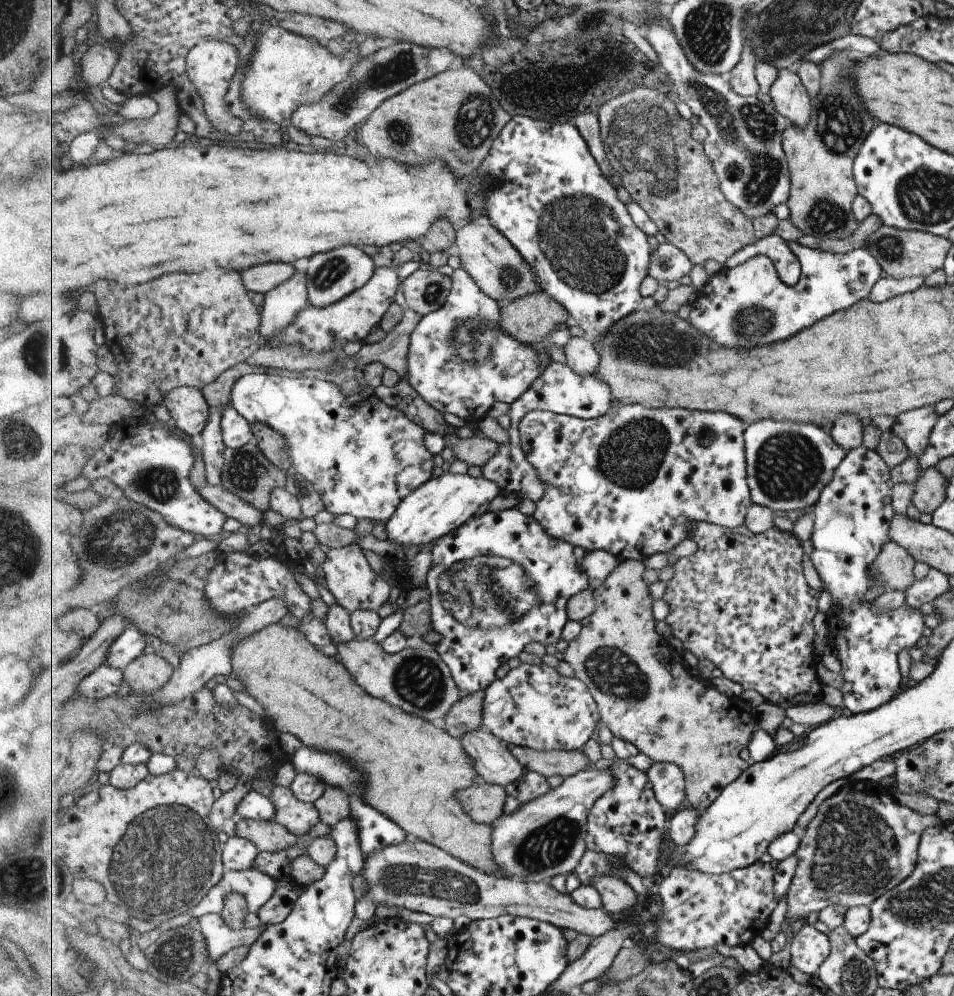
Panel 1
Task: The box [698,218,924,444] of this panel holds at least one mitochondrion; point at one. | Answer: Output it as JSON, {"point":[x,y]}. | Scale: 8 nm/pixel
{"point":[749,324]}

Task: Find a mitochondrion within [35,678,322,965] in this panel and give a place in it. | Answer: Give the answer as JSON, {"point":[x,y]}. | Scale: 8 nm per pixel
{"point":[164,853]}

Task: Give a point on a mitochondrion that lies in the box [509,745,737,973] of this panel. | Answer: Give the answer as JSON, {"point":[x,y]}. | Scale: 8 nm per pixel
{"point":[553,844]}

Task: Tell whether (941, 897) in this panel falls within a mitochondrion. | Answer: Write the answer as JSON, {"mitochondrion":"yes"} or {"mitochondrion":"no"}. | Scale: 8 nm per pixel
{"mitochondrion":"yes"}

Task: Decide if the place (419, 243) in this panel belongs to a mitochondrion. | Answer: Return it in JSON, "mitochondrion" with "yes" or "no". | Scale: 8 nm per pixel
{"mitochondrion":"no"}

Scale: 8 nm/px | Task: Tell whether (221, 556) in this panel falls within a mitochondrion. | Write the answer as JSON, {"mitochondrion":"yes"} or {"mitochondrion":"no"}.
{"mitochondrion":"no"}

